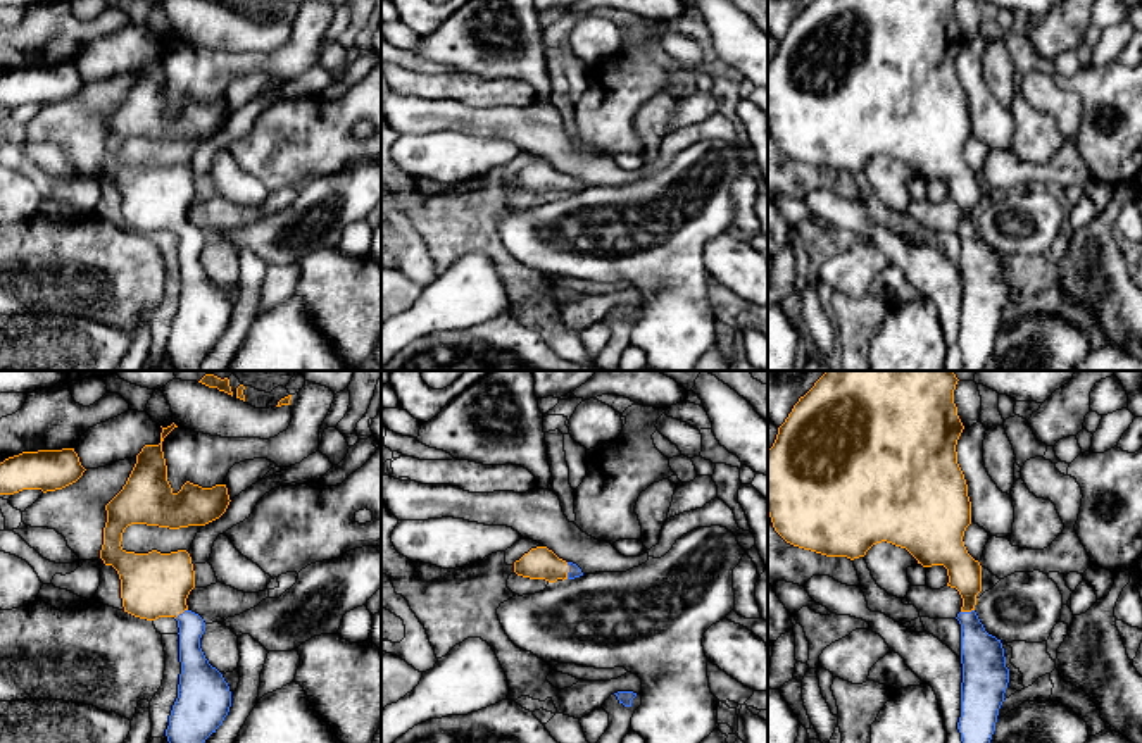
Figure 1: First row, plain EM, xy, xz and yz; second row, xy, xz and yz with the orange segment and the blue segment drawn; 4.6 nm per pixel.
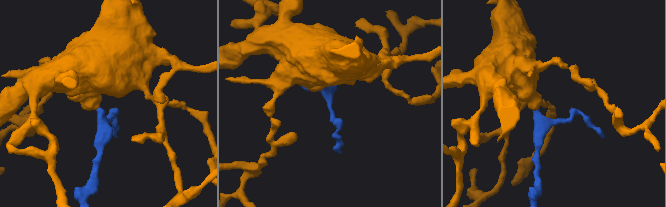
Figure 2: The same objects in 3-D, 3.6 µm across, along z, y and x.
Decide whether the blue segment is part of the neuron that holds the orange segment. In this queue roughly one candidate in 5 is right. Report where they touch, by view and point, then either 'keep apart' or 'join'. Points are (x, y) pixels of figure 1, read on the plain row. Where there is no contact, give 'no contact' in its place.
contact xz (568, 185); join

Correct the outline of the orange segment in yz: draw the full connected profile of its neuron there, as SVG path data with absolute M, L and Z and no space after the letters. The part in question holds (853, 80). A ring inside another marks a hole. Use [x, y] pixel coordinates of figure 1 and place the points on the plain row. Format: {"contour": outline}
{"contour": "M813 0L799 16L785 36L778 41L776 53L768 64L768 128L771 131L775 145L790 159L811 164L826 171L847 171L850 174L864 171L866 165L882 155L906 162L923 181L944 179L947 183L947 200L956 202L963 212L957 234L961 238L961 331L957 343L964 360L964 371L982 371L995 345L999 322L1004 315L1004 307L1009 297L1009 283L1006 281L1006 271L1001 253L988 248L980 236L975 219L976 209L982 205L982 179L975 174L963 155L966 141L971 138L971 116L968 110L968 98L964 88L957 78L956 59L964 43L957 21L954 17L956 0Z"}

